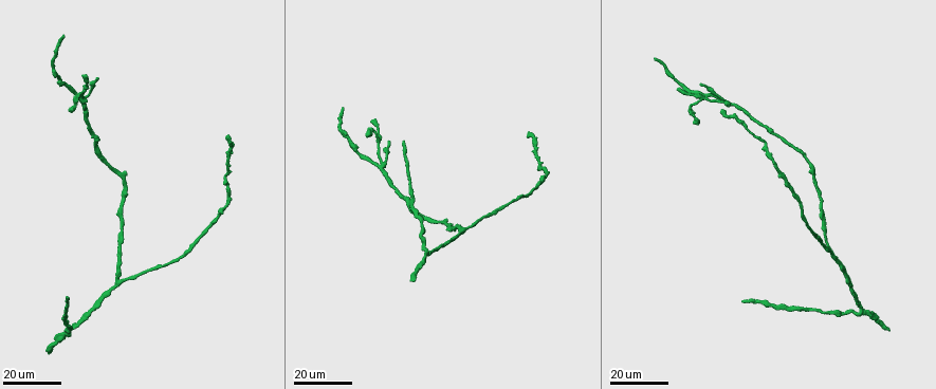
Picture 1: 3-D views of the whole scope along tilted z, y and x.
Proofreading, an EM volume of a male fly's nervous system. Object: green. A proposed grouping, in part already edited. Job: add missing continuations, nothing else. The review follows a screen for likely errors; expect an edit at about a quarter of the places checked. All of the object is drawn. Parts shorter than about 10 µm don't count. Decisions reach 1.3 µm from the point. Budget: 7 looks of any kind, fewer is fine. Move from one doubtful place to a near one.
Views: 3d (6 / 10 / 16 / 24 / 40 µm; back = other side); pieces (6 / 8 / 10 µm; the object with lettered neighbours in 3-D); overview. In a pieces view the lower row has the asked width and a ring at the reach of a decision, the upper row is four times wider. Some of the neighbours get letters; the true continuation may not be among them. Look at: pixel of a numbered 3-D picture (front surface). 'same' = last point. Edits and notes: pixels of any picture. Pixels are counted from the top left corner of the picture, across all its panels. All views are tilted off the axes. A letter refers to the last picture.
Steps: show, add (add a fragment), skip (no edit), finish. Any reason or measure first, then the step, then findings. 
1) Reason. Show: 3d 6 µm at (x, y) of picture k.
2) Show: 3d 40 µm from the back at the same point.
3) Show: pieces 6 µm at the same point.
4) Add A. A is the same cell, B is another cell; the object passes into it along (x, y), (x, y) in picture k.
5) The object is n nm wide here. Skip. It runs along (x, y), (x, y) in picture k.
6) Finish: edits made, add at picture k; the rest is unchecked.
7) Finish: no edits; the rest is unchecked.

End of a long branch. Show: 3d 16 µm at (656, 57) of picture 1.

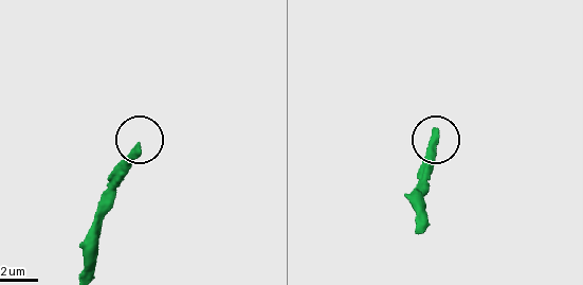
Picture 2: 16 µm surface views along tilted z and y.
See the neighbours. Show: pieces 10 µm at (433, 132) of picture 2.

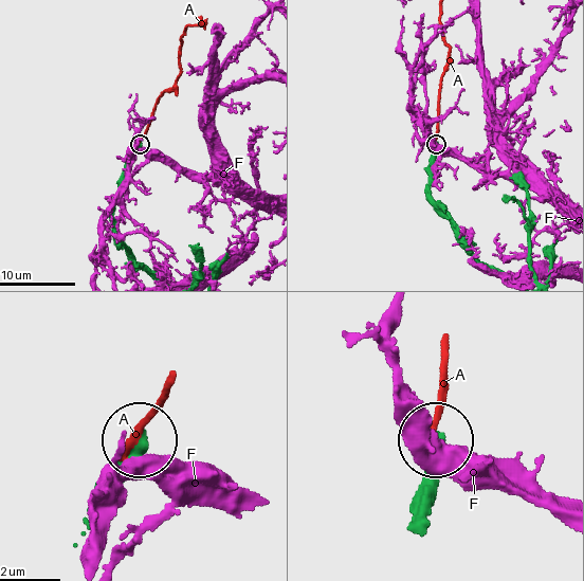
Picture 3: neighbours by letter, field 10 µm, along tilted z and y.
Skip. A and F are other cells; none of them fits.

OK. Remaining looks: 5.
An open end. Show: 3d 16 µm at (720, 109) of picture 1.

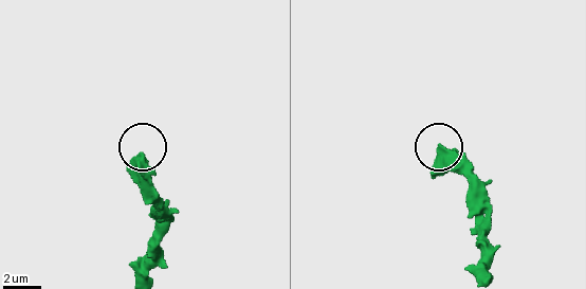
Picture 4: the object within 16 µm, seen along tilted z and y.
Show: pieces 6 µm at (140, 153) of picture 4.

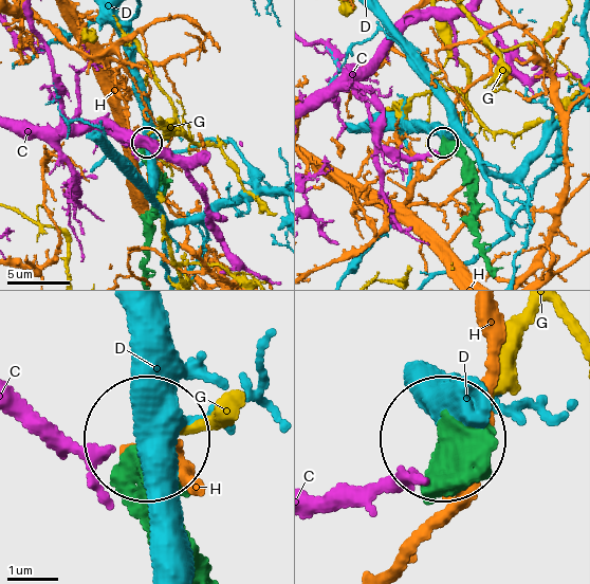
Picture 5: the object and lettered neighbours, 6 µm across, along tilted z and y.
Skip. C, D, G and H are other cells; no lettered fragment goes on from it.

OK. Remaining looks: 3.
Long arm stops here. Show: 3d 24 µm at (741, 302) of picture 1.

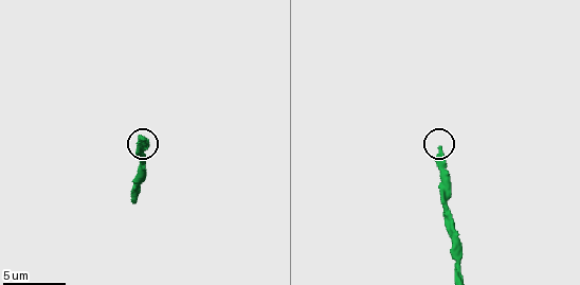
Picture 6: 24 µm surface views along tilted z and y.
Show: pieces 10 µm at (440, 149) of picture 6.

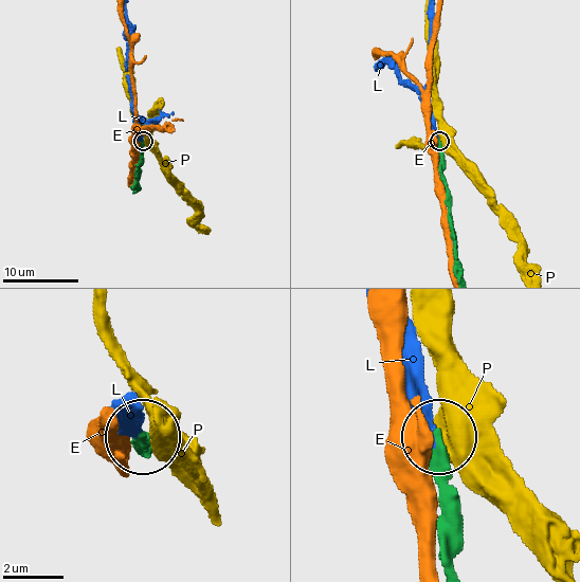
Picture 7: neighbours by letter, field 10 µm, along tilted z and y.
Add L. L is the same cell, E and P are other cells; the neuron continues.

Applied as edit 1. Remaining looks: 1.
Finish: edits made, add at picture 7; the rest is unchecked.

